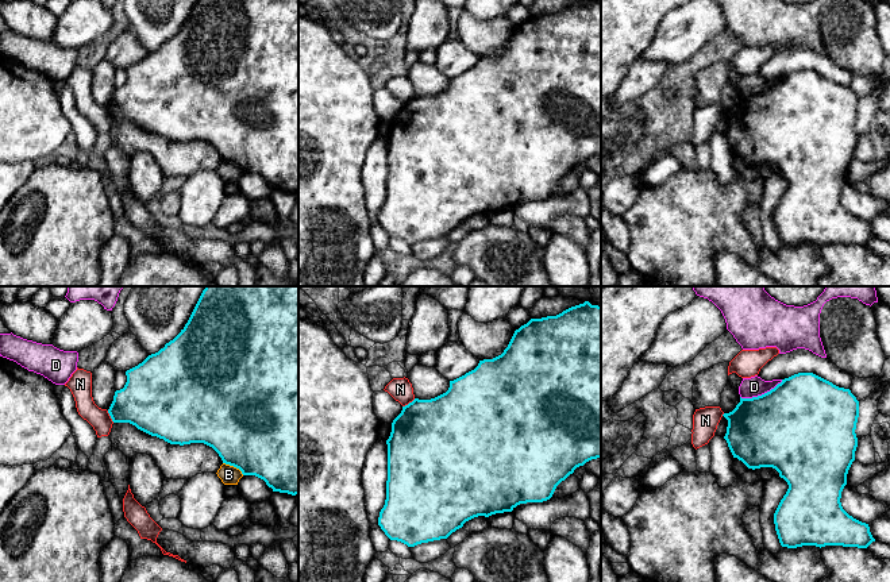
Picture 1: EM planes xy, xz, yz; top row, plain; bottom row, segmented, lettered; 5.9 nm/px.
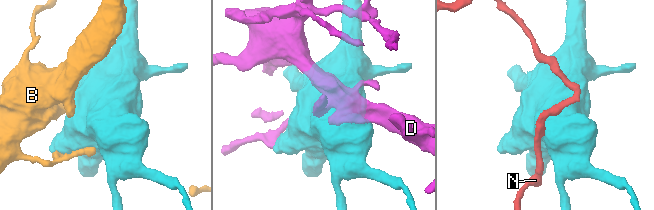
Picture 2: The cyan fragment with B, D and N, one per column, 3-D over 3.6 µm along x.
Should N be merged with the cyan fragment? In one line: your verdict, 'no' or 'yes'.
yes

